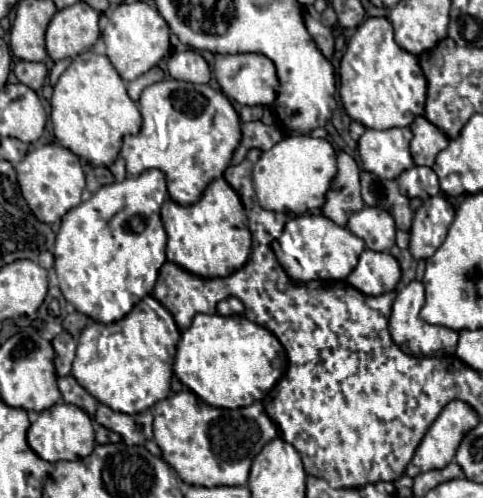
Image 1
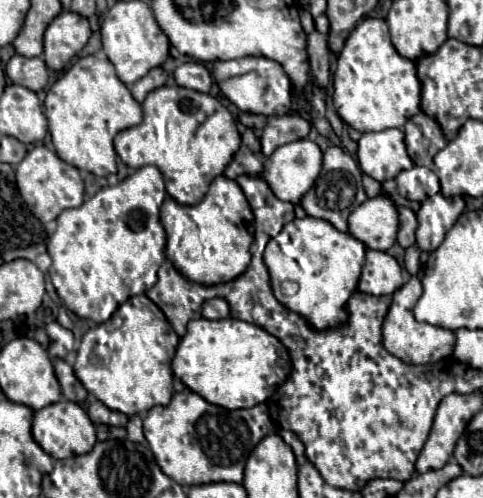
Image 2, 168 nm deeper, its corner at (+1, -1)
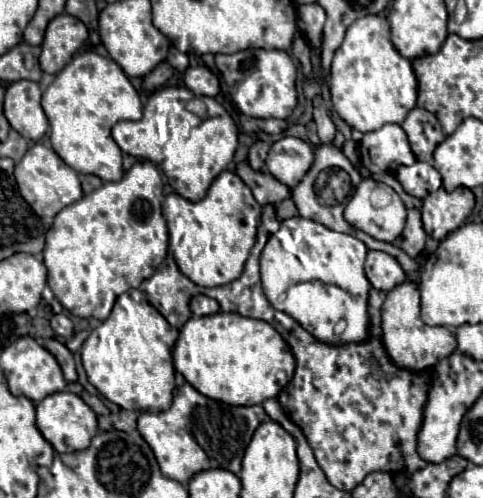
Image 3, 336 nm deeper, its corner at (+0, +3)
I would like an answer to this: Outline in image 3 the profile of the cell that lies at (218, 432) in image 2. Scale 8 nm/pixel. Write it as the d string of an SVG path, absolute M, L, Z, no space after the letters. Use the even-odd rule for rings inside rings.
M184 384L176 390L170 412L140 412L138 432L152 448L162 474L178 482L188 482L196 472L208 468L224 468L238 474L242 454L264 418L266 412L262 406L228 406L204 398L190 384Z

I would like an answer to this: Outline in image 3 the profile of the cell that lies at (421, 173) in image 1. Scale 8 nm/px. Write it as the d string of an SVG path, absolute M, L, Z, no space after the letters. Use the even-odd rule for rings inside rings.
M417 161L411 166L400 166L396 176L402 188L416 198L424 198L426 194L435 192L442 186L440 173L423 161Z

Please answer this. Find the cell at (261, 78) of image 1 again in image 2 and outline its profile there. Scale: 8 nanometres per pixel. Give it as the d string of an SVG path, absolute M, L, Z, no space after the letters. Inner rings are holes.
M247 56L239 60L217 60L213 76L221 92L243 112L263 116L283 116L291 110L291 80L283 72L281 64L263 56Z

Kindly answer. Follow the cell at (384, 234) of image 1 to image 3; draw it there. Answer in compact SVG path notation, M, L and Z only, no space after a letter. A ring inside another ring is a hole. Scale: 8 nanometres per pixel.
M362 180L362 184L354 188L344 208L344 218L348 224L366 232L368 236L382 242L392 242L394 238L402 234L402 228L406 222L406 206L402 204L400 196L390 186L382 182L374 182L374 180ZM376 186L384 188L392 196L392 202L384 208L374 208L368 200L370 192Z

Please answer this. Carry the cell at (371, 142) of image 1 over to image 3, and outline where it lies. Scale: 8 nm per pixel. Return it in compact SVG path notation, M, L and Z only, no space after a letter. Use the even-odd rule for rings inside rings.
M386 124L380 130L366 132L360 142L362 164L372 172L394 172L398 166L416 162L406 132L398 124Z

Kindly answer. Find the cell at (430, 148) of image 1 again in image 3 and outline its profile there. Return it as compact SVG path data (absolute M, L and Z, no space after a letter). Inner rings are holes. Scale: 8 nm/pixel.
M414 108L402 122L402 128L408 134L416 160L432 162L434 148L446 138L442 134L442 128L440 128L438 120L434 118L434 114L430 114L428 110L422 110L422 108Z

